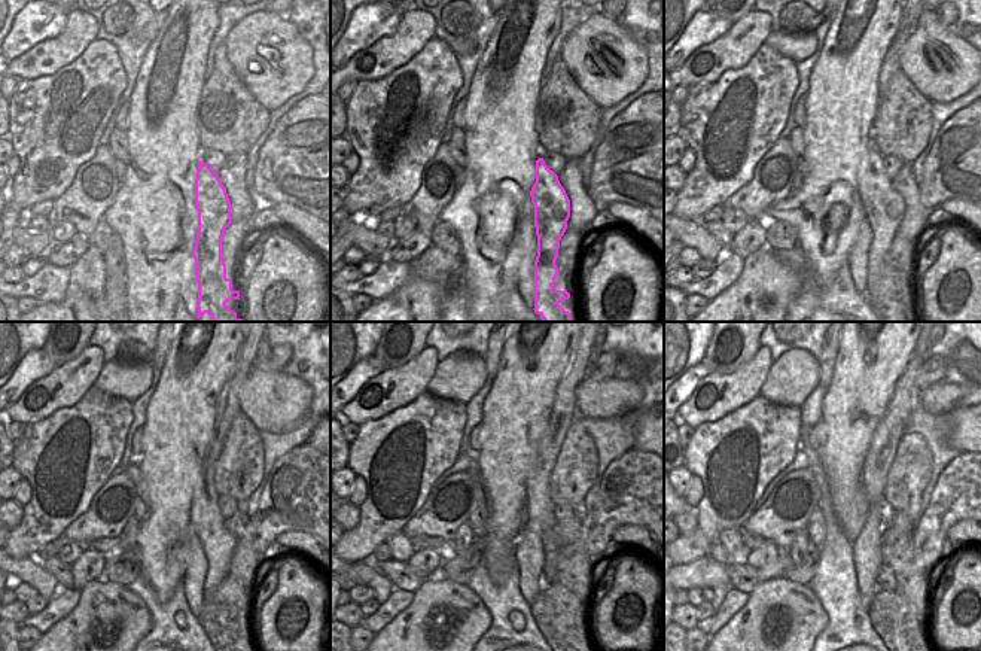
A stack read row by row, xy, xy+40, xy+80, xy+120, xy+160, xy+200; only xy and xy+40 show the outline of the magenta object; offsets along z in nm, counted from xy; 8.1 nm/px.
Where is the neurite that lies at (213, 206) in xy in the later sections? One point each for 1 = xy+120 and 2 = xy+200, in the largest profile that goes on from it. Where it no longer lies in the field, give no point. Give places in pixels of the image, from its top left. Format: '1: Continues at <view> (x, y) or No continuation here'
1: Continues at xy+120 (219, 544)
2: Continues at xy+200 (883, 446)

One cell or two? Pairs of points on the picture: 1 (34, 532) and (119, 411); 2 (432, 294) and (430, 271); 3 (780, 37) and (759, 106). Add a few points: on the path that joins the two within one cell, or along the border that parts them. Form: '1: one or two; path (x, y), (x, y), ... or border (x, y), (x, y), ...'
1: one; path (70, 517), (76, 511), (85, 489), (91, 447)
2: two; border (411, 274), (432, 280), (444, 294)
3: two; border (764, 42), (795, 63)

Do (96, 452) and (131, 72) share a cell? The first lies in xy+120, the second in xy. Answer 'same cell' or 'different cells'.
different cells

